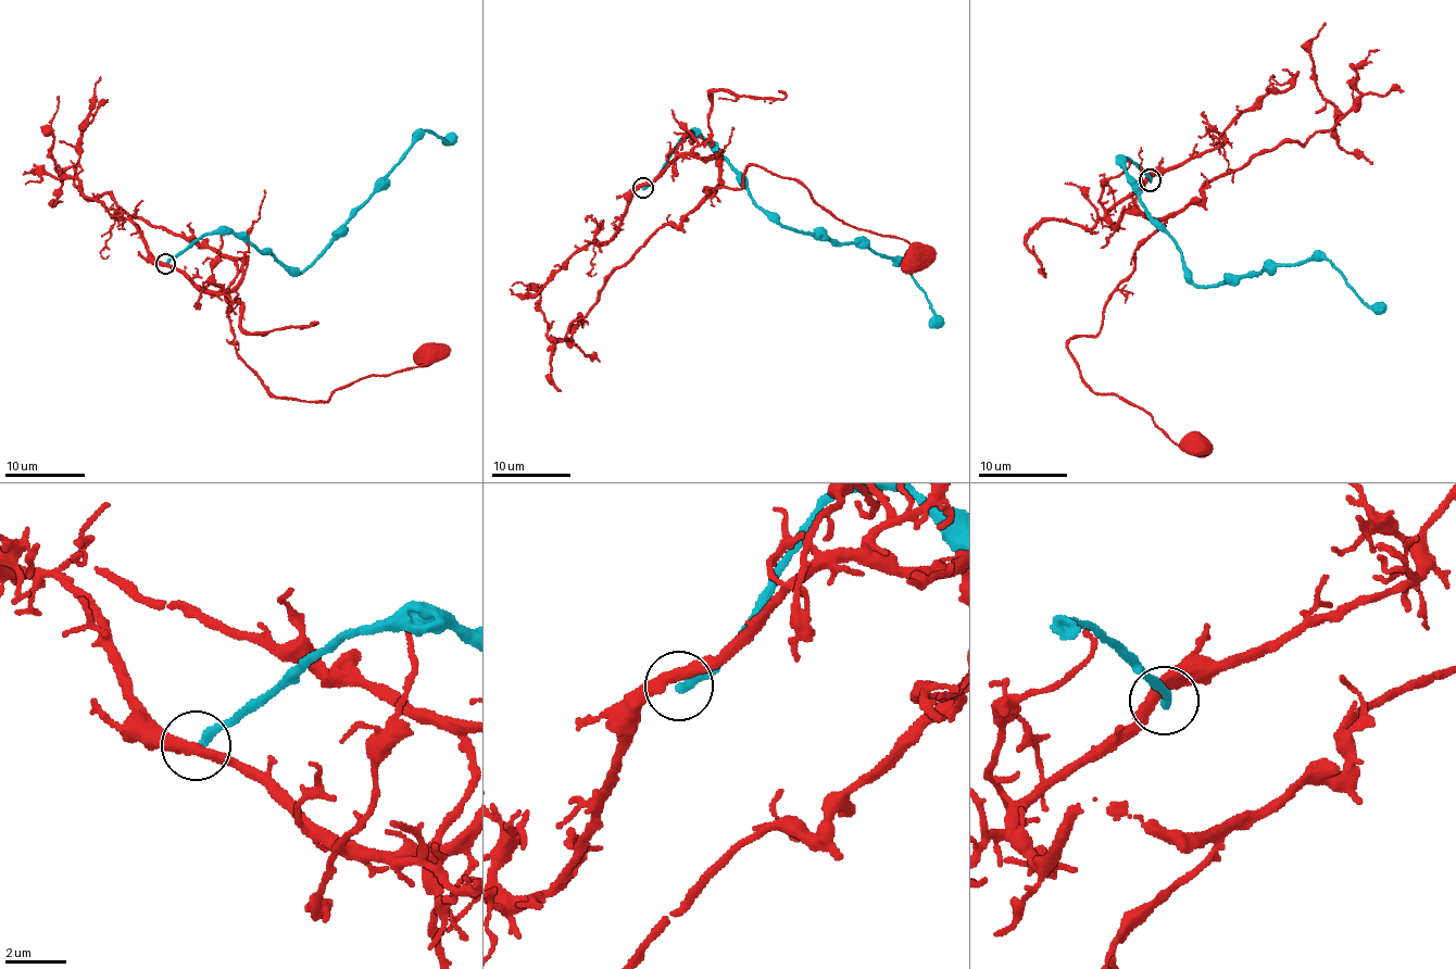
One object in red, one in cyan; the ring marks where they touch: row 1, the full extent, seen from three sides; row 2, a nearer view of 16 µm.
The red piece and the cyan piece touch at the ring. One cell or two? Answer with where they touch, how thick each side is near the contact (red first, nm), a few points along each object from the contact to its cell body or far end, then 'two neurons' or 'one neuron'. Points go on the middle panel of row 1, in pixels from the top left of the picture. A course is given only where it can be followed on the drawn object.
place (642, 188); calibres 380 and 300 nm; course red (642, 187), (682, 155), (718, 156), (708, 197), (760, 165), (846, 224), (902, 238), (914, 259); course cyan (642, 187), (682, 140), (700, 137), (758, 206), (781, 224), (854, 243), (903, 266), (939, 327); two neurons

